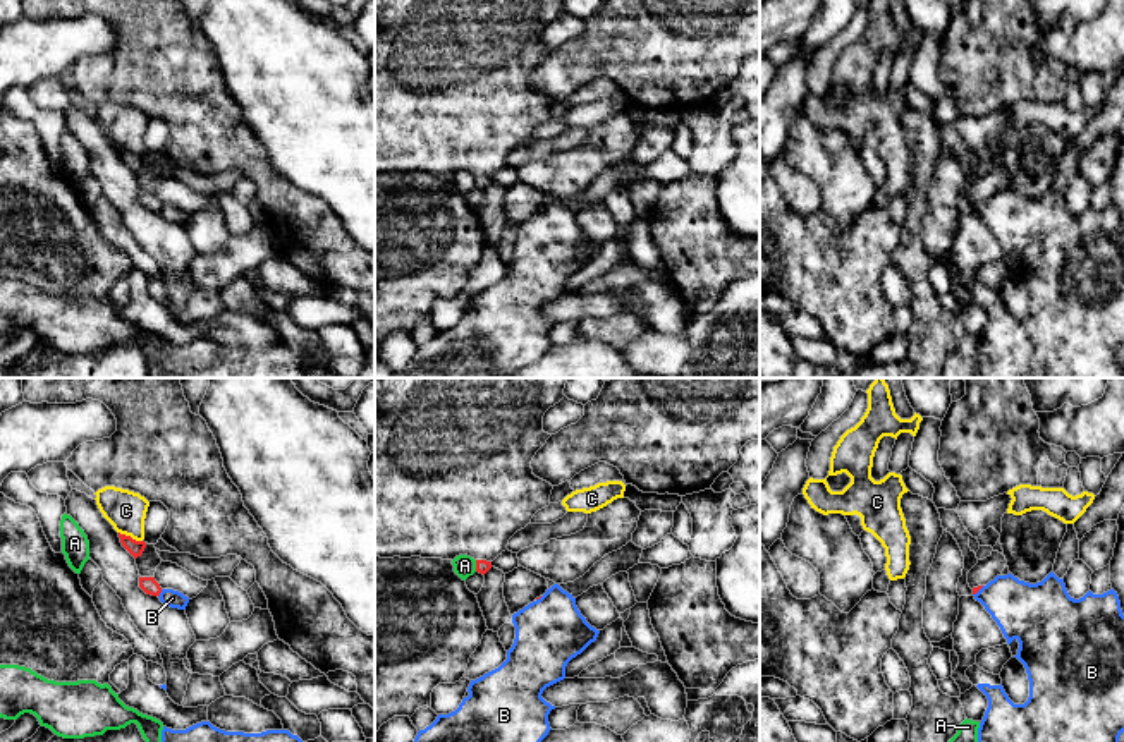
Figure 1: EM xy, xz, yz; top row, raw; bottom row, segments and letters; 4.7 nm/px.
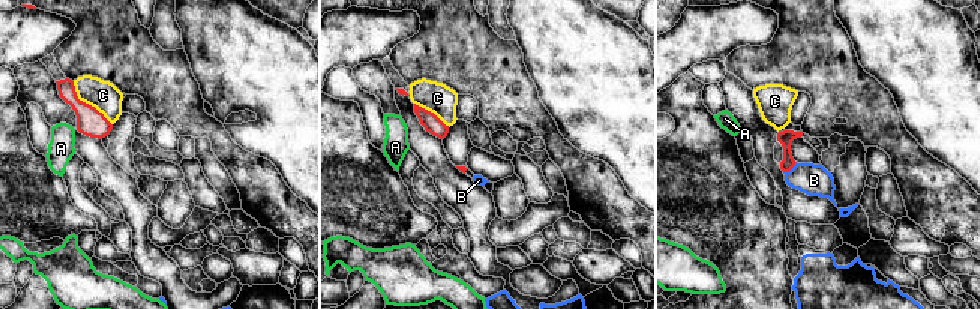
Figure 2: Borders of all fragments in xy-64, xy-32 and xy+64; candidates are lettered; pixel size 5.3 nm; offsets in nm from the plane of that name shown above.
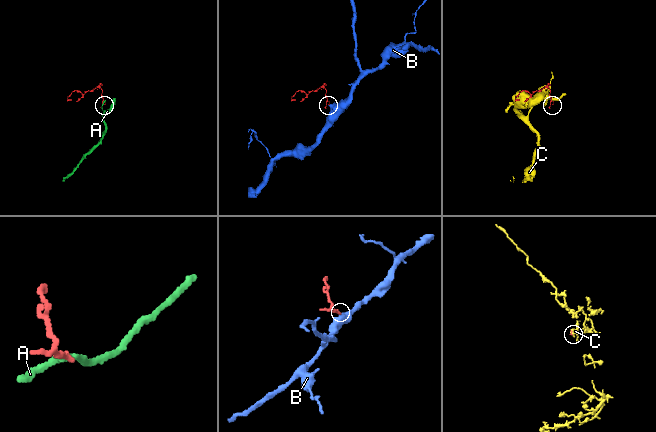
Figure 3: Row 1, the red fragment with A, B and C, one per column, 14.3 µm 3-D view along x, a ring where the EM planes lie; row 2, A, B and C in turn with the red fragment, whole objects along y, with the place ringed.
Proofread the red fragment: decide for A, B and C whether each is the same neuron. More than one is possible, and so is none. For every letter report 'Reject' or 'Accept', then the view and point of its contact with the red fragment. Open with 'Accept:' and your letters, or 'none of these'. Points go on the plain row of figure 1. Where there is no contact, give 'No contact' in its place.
Accept: none of these
A: Reject. Touches red at xz (476, 181)
B: Reject. Touches red at xy (160, 206)
C: Reject. Touches red at xy (129, 152)

